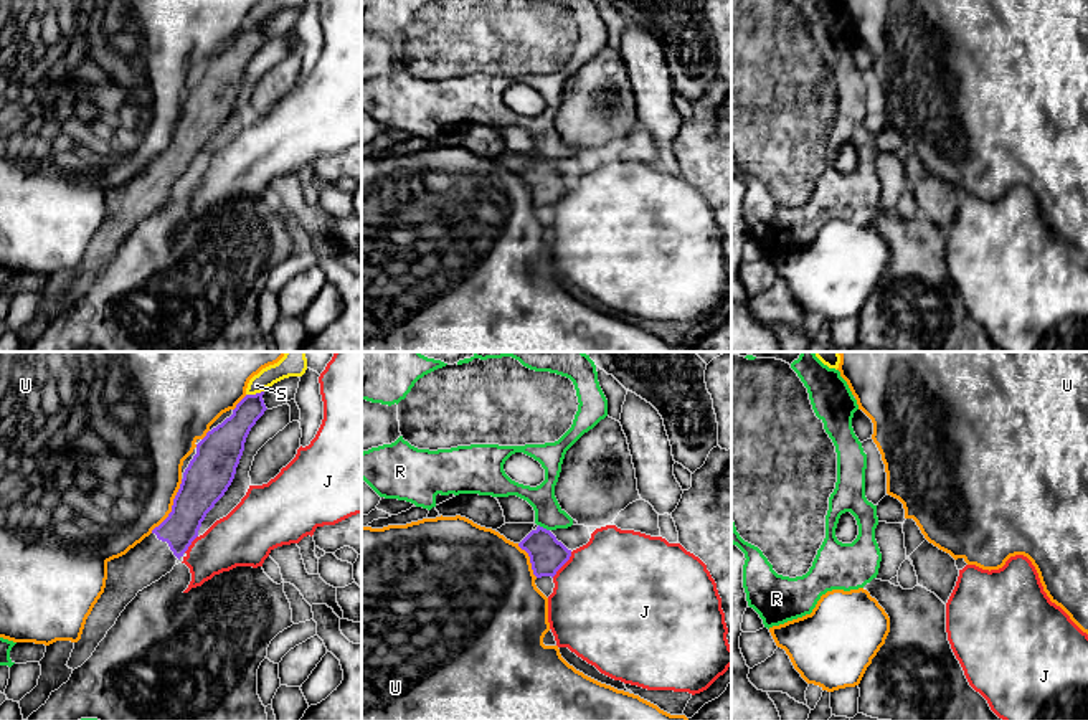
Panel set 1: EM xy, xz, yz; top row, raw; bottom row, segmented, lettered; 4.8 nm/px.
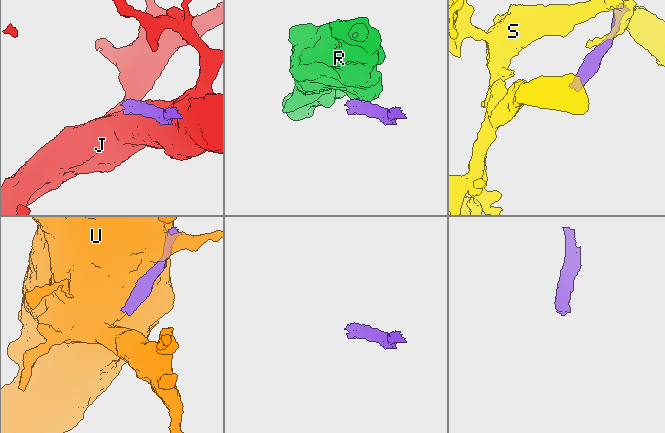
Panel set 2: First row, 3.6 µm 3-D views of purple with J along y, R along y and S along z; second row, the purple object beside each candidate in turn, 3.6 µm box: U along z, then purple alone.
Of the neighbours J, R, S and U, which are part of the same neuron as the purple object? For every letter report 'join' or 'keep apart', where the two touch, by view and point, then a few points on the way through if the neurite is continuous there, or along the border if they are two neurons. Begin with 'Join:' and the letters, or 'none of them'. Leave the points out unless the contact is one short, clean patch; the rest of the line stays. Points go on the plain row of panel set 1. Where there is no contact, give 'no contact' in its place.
Join: none of them
J: keep apart; meets purple in xz at (563, 194)
R: keep apart; meets purple in xz at (542, 157); border along xz (539, 154), (548, 161)
S: keep apart; meets purple in xy at (256, 23)
U: keep apart; meets purple in xy at (172, 136)

